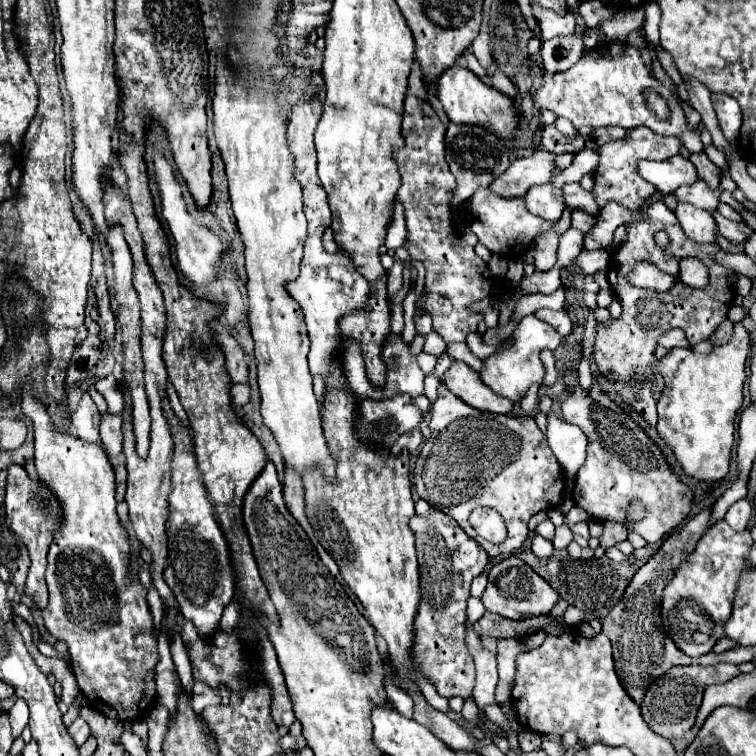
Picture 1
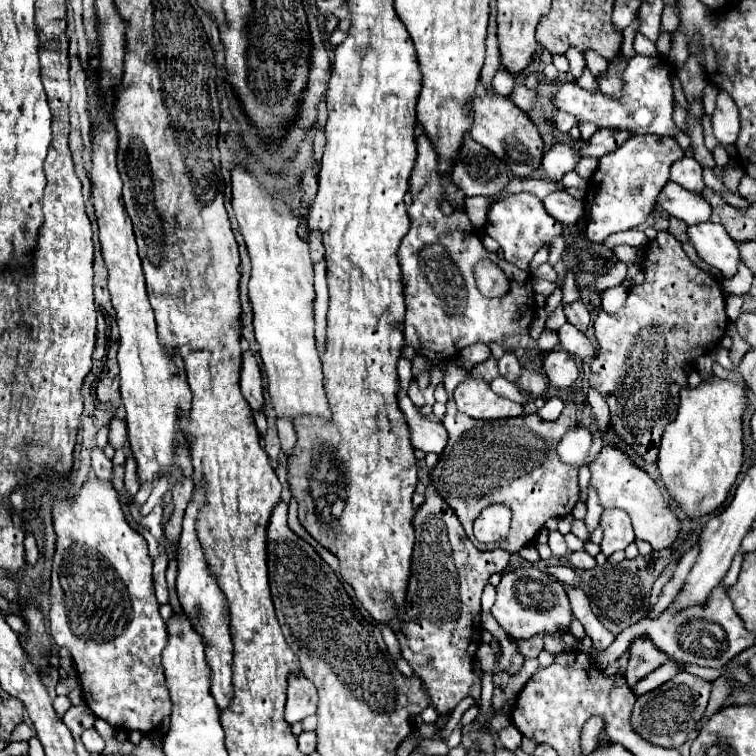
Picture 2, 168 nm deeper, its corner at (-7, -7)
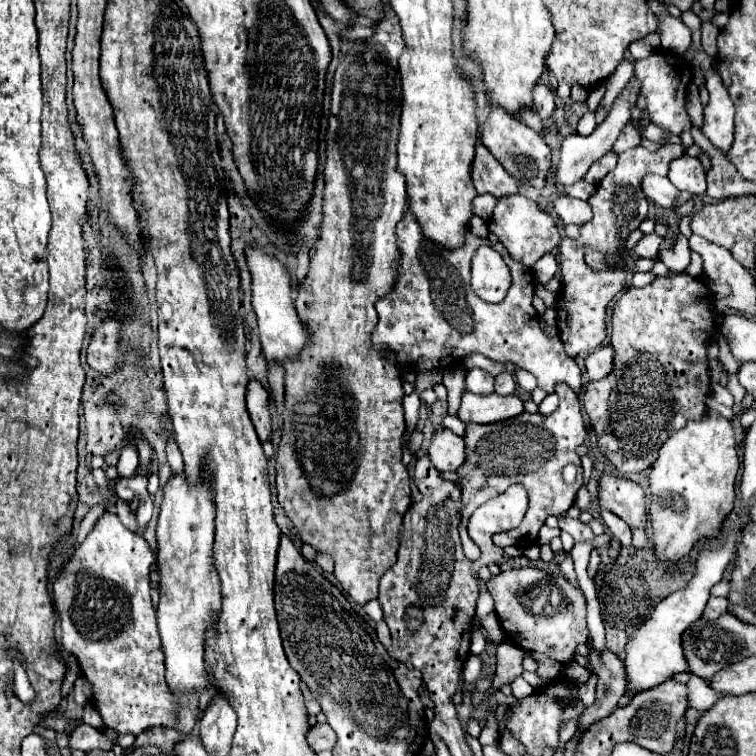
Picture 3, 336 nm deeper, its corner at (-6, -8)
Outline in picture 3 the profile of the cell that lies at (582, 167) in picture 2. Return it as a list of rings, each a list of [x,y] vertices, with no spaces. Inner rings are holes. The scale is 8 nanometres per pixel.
[[[610,150],[606,156],[602,156],[598,162],[594,162],[594,164],[590,166],[590,170],[586,172],[584,180],[586,180],[588,184],[598,184],[598,180],[602,180],[602,176],[606,176],[606,174],[614,168],[616,160],[618,160],[618,154]]]

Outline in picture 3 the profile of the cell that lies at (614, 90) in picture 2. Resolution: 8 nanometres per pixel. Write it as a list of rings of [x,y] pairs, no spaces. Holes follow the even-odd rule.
[[[628,124],[624,130],[622,130],[622,134],[618,136],[618,140],[616,140],[616,144],[614,144],[614,152],[616,154],[622,154],[624,150],[630,150],[630,148],[636,148],[640,144],[640,134],[634,130],[634,126],[632,124]]]

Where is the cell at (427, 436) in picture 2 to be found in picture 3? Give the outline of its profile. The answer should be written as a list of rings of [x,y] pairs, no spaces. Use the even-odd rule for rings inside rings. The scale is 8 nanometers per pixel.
[[[442,430],[434,436],[428,454],[440,472],[454,472],[462,466],[462,460],[466,460],[464,440],[450,430]]]

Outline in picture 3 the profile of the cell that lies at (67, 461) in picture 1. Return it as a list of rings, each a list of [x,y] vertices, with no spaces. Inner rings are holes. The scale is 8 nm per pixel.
[[[106,512],[98,524],[94,526],[94,530],[86,536],[86,540],[76,548],[72,560],[66,564],[62,576],[54,582],[54,602],[56,602],[56,612],[60,616],[60,626],[62,626],[62,646],[74,654],[78,658],[78,664],[82,666],[82,672],[84,676],[92,682],[94,686],[94,704],[104,720],[104,724],[112,730],[116,730],[118,734],[134,734],[138,736],[140,732],[148,730],[148,728],[154,728],[154,726],[166,726],[166,728],[174,728],[181,734],[189,734],[194,728],[194,724],[198,722],[200,718],[200,708],[199,708],[199,694],[198,693],[182,693],[181,695],[173,693],[166,680],[164,680],[164,652],[162,652],[162,644],[160,644],[160,634],[158,634],[158,628],[156,628],[156,610],[152,606],[152,598],[150,598],[150,566],[154,564],[154,552],[150,550],[148,542],[130,532],[120,520],[116,514],[110,514]]]

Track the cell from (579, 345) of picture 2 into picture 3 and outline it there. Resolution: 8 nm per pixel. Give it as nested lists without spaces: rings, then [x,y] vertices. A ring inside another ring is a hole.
[[[600,346],[586,358],[586,372],[590,380],[604,380],[612,372],[614,350],[610,346]]]

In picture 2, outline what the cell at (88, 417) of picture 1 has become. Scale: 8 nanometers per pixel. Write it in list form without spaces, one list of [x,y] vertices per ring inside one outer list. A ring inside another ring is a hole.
[[[95,447],[93,453],[91,453],[91,463],[93,463],[93,473],[99,477],[99,479],[111,479],[111,469],[113,469],[113,463],[111,459],[105,457],[105,453]]]

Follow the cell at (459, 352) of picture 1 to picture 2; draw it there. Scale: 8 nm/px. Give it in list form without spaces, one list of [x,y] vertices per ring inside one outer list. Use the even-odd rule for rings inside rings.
[[[497,377],[497,379],[491,381],[489,385],[491,385],[491,389],[493,389],[497,395],[503,395],[503,397],[515,401],[515,403],[525,405],[525,399],[521,397],[521,391],[517,391],[517,387],[515,387],[511,381],[507,381],[507,379],[503,379],[503,377]]]

